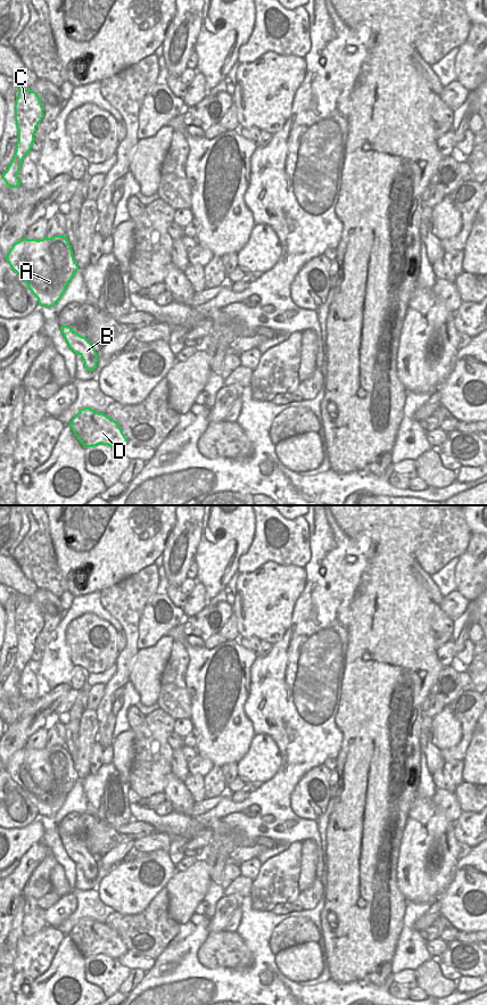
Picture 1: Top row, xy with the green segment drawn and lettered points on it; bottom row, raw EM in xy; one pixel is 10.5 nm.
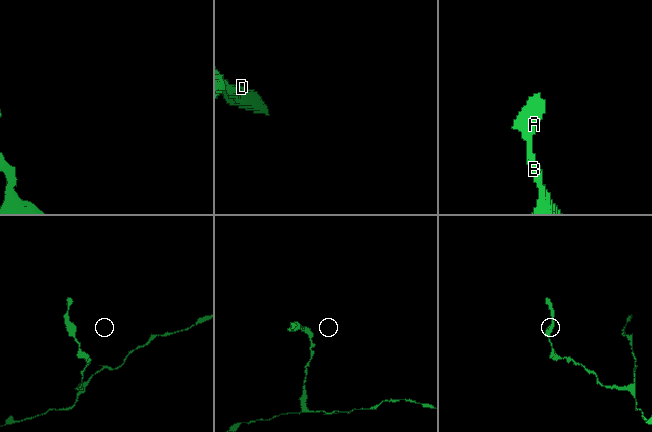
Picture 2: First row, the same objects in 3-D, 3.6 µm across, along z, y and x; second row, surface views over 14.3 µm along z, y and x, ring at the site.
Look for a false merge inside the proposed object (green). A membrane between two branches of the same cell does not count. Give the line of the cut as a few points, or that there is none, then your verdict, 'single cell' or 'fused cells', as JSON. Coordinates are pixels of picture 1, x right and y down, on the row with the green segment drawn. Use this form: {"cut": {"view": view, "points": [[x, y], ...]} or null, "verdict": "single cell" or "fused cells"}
{"cut": null, "verdict": "single cell"}

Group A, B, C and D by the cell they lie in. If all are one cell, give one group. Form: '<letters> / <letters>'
A B C D

